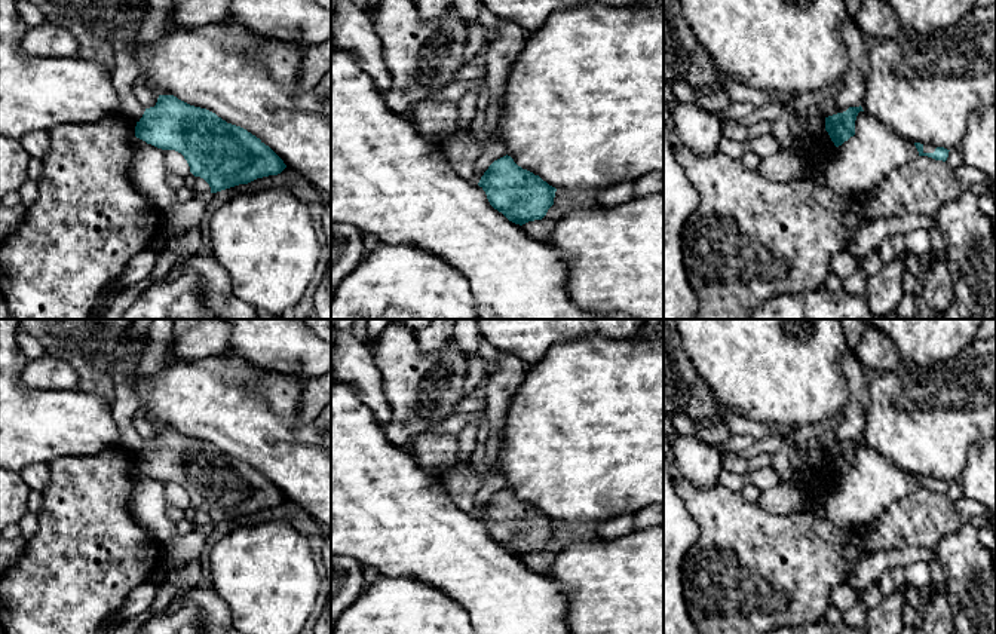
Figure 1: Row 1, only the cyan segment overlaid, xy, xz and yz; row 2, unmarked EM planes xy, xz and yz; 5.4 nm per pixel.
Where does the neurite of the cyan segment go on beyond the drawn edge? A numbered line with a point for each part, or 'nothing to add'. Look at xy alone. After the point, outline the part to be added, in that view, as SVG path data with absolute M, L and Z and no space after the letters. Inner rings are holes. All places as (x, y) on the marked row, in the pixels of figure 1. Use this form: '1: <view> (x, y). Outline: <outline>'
nothing to add

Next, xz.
nothing to add

